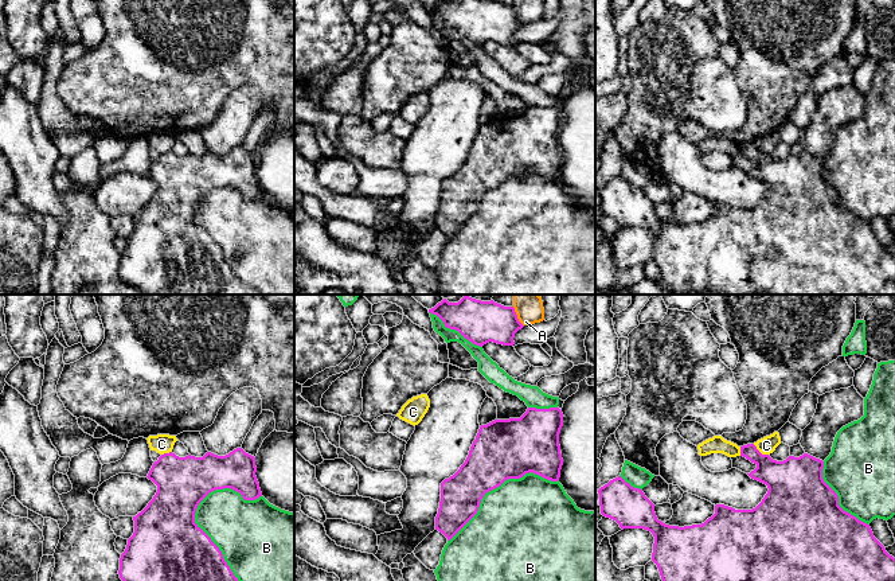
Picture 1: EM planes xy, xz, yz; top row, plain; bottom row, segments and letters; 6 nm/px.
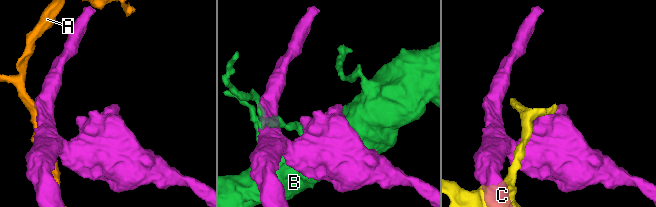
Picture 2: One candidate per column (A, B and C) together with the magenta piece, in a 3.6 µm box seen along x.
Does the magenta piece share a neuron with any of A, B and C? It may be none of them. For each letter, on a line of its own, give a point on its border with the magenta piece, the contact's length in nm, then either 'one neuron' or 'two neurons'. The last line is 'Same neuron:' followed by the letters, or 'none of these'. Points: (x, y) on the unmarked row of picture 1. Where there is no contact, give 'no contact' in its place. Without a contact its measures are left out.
A: xz (516, 15) | 140 nm | two neurons
B: xy (215, 244) | 700 nm | two neurons
C: yz (759, 151) | 120 nm | two neurons
Same neuron: none of these

